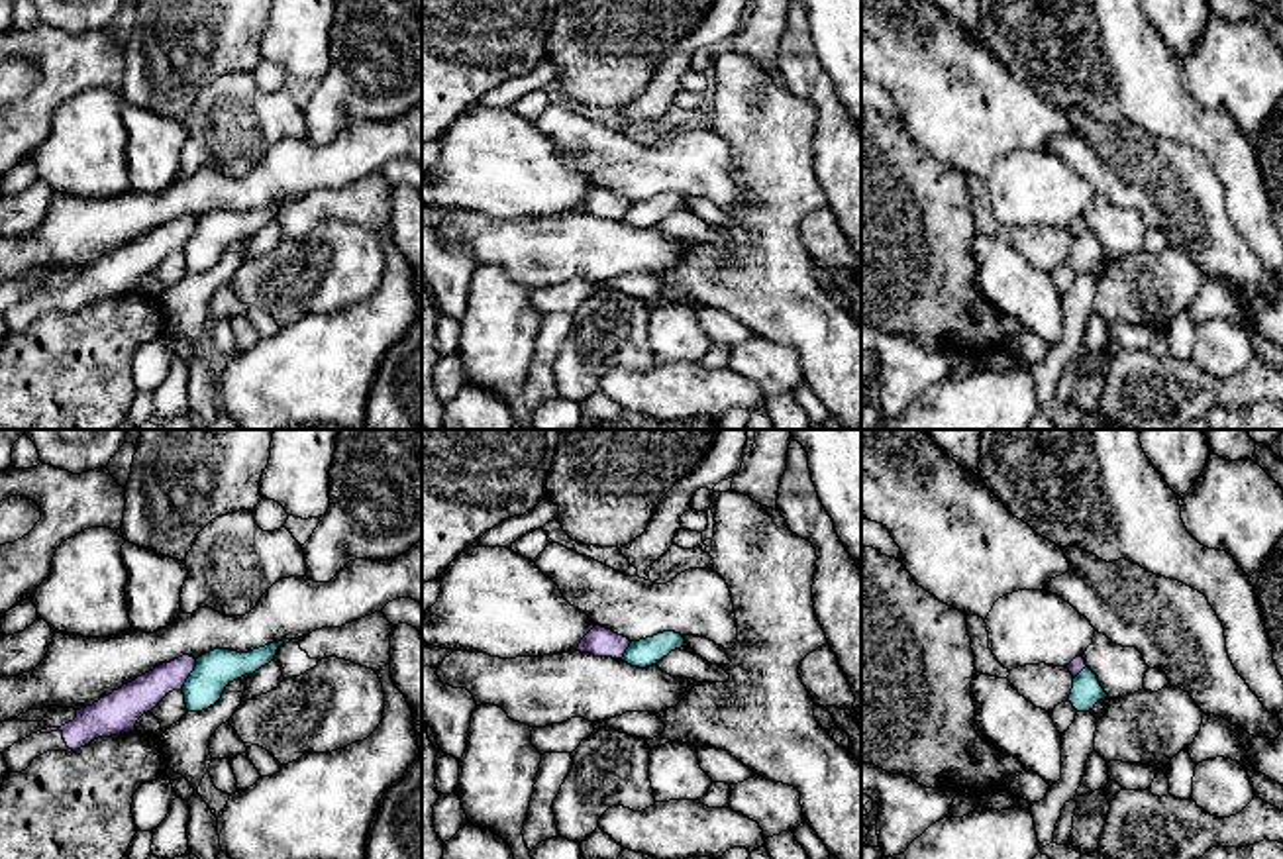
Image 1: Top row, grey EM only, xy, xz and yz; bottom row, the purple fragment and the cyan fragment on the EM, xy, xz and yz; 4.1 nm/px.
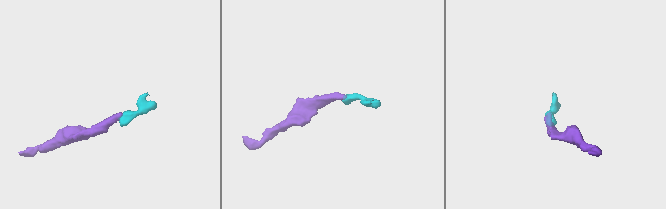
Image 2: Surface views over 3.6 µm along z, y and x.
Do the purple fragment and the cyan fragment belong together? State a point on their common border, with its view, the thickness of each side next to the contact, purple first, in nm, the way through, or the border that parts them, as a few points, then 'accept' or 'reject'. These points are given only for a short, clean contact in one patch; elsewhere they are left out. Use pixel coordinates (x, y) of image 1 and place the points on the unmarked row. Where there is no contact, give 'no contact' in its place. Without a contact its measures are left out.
xy (189, 236) | 140/160 nm | along xy (197, 220), (181, 250) | reject

